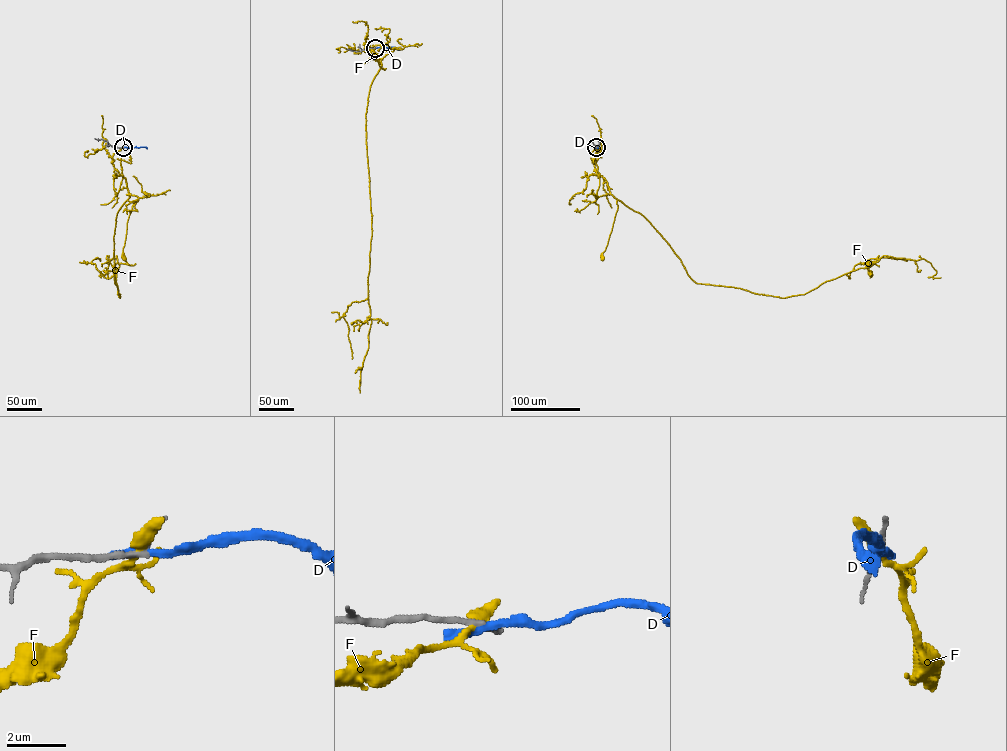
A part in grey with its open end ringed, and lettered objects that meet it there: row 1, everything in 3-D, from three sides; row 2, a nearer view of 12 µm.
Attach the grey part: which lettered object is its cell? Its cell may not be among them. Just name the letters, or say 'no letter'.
no letter

